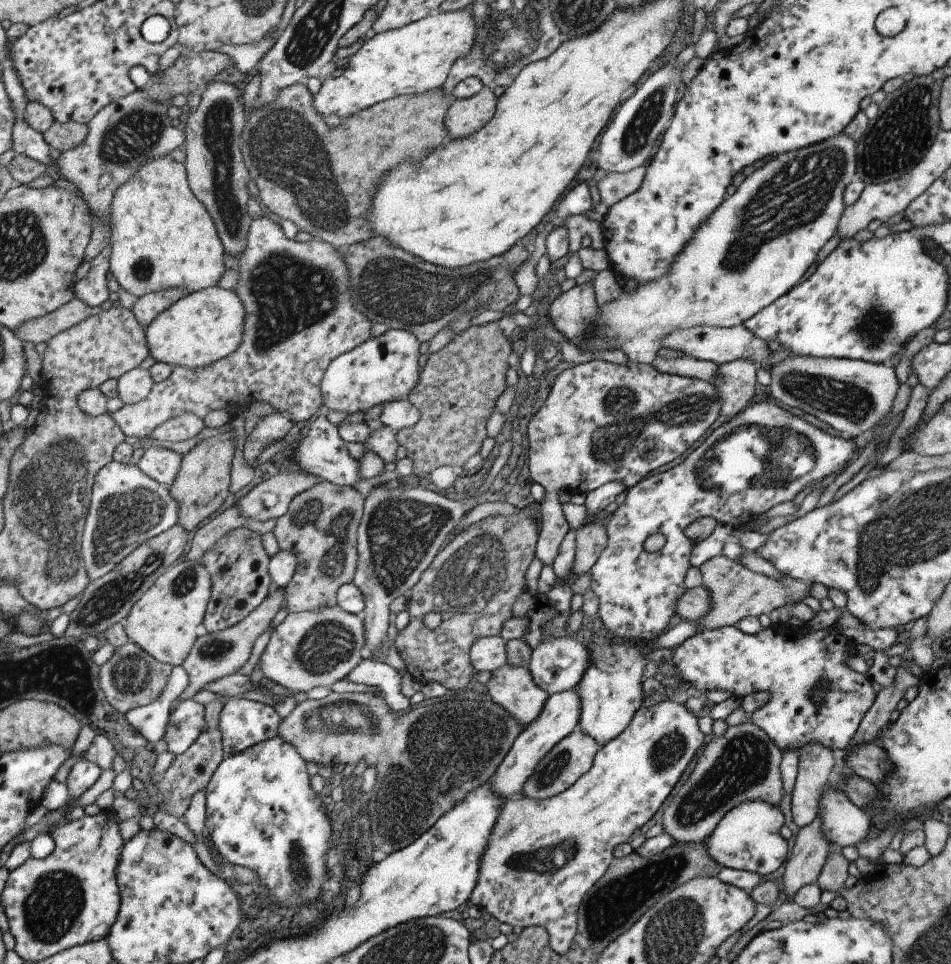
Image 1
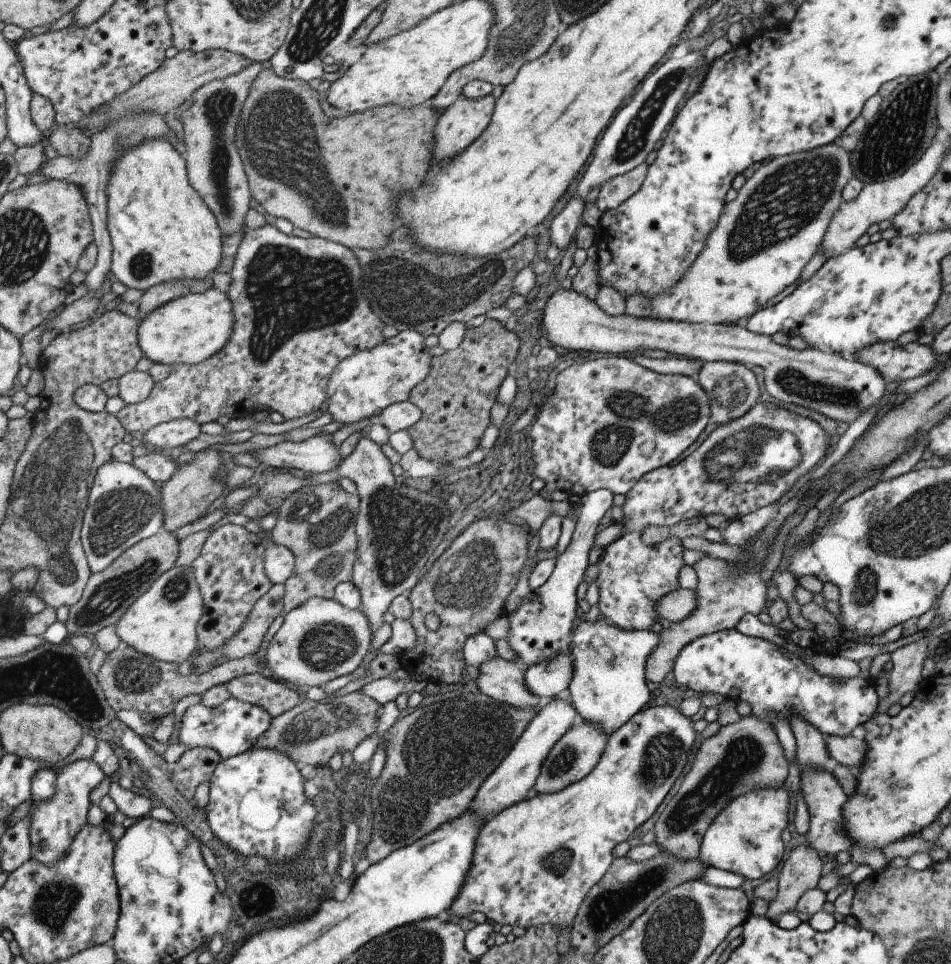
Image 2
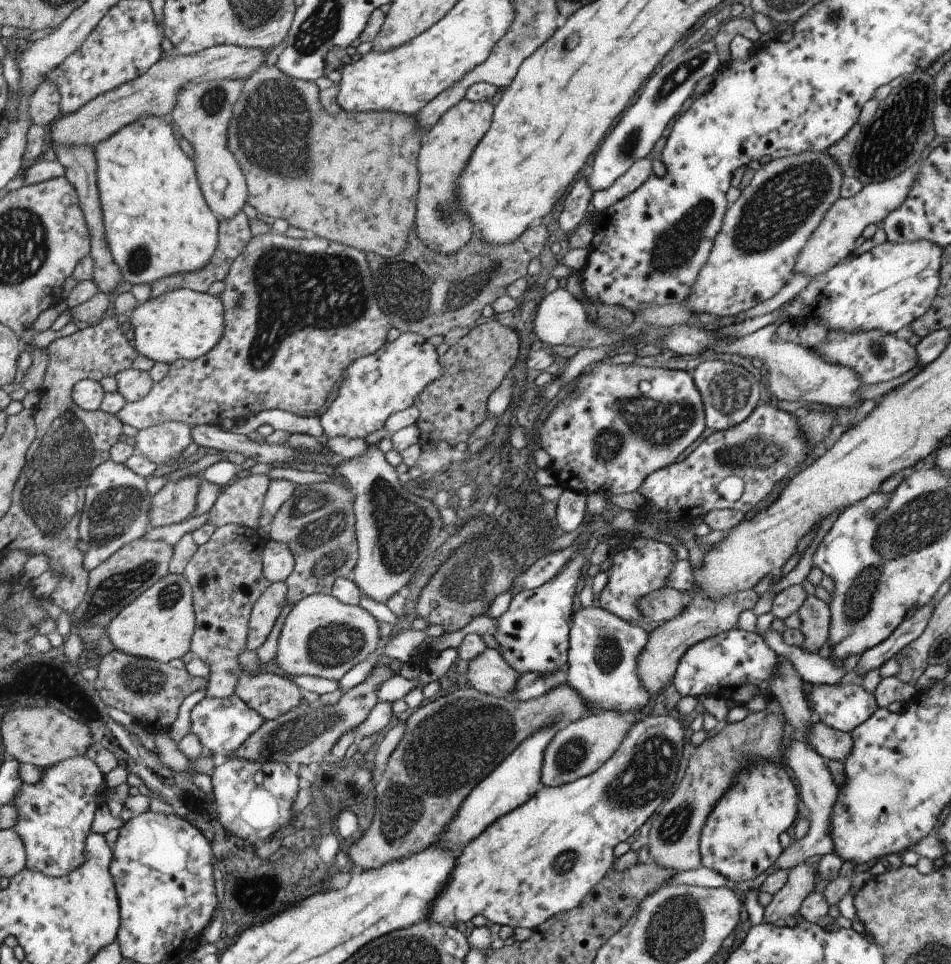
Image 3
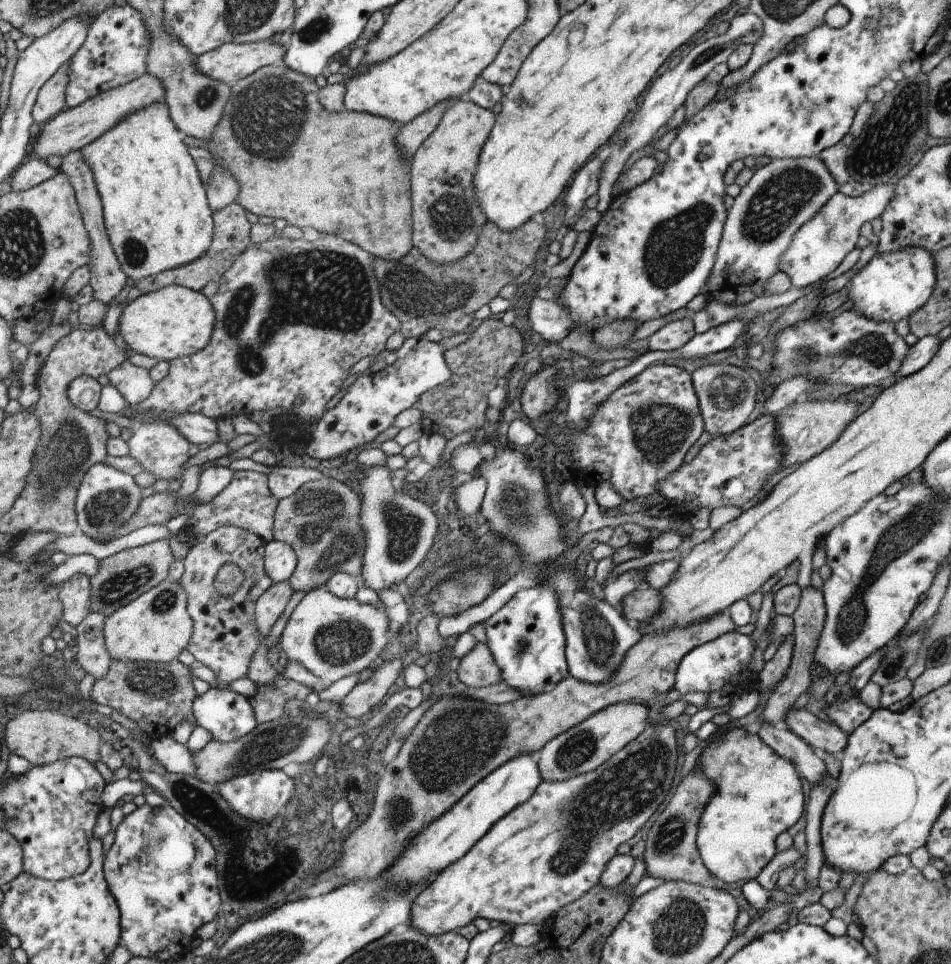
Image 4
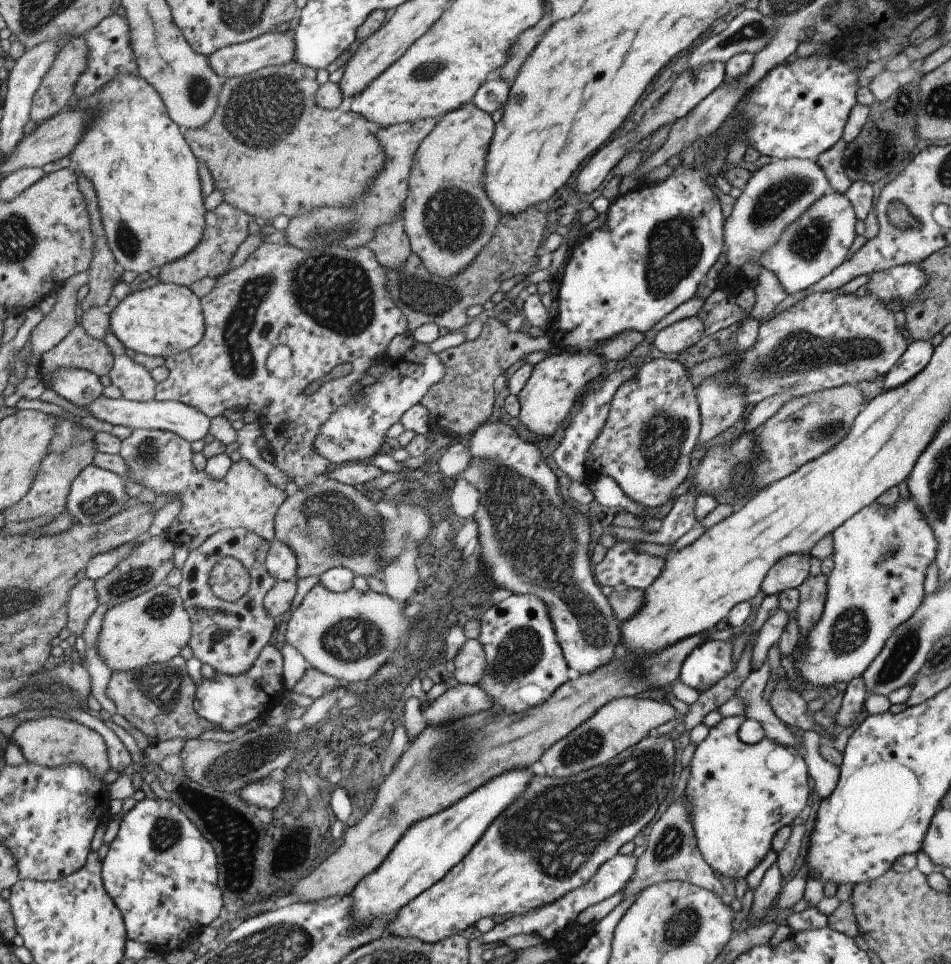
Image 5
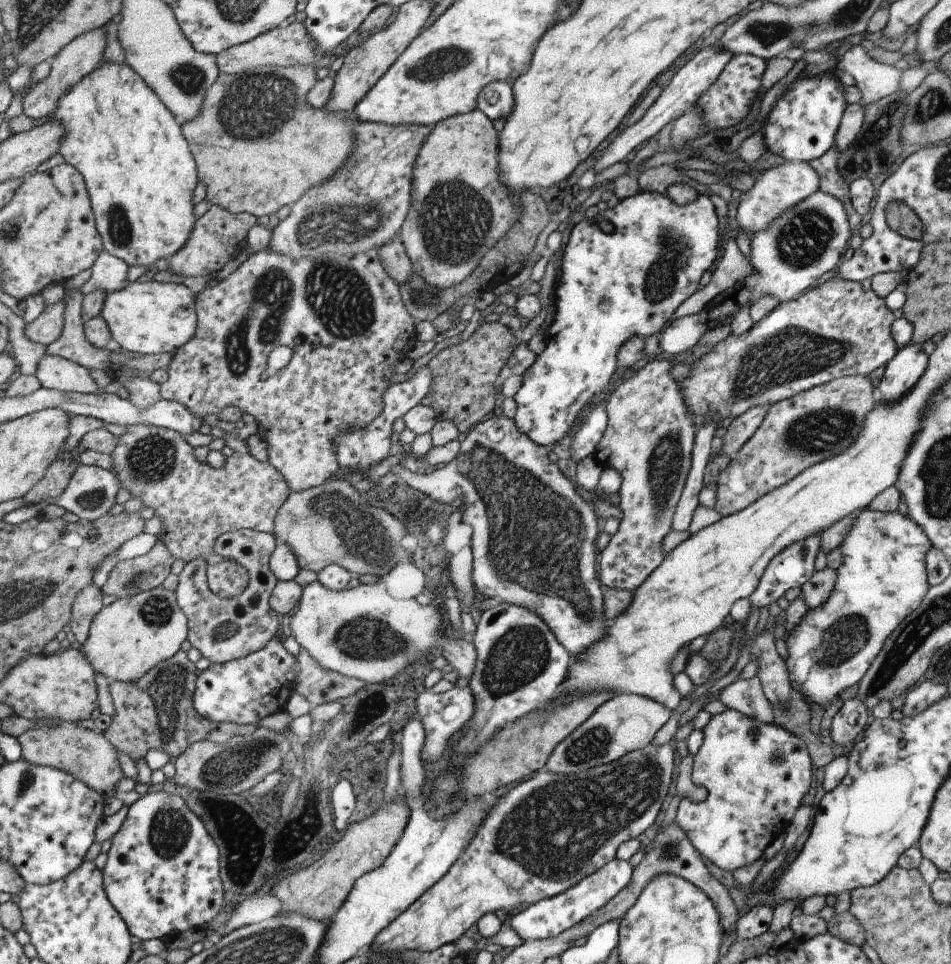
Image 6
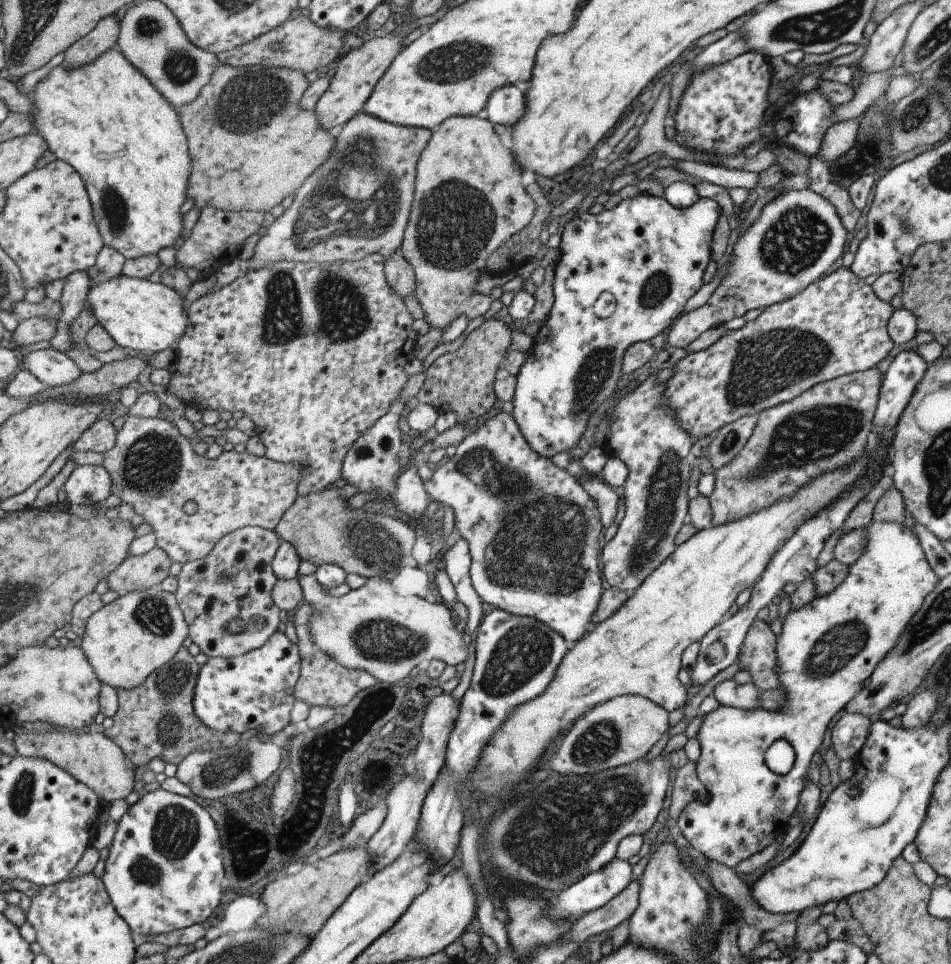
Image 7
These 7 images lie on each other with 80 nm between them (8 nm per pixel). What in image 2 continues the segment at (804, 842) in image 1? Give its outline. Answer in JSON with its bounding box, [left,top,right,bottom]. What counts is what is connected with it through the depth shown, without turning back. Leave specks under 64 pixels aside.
[765,834,827,918]

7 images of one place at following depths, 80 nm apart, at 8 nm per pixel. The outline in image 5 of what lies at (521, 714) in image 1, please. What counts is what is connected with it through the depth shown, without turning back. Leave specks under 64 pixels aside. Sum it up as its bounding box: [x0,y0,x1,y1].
[452,640,487,685]

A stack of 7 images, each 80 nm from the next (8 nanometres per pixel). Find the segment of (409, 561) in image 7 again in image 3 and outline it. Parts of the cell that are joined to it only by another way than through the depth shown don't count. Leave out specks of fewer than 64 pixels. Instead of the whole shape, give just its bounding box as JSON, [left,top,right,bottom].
[267,482,357,605]

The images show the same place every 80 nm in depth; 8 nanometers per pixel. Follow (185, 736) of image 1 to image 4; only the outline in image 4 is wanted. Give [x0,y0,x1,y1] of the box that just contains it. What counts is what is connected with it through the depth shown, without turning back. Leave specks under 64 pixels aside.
[191,687,257,744]

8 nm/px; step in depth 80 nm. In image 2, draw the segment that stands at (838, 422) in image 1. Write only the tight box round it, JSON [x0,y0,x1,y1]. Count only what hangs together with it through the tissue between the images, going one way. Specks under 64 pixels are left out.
[540,289,887,426]

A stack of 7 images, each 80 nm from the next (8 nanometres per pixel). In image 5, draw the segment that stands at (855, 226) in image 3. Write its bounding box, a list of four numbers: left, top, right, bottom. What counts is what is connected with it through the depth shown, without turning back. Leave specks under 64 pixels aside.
[759,191,861,295]

